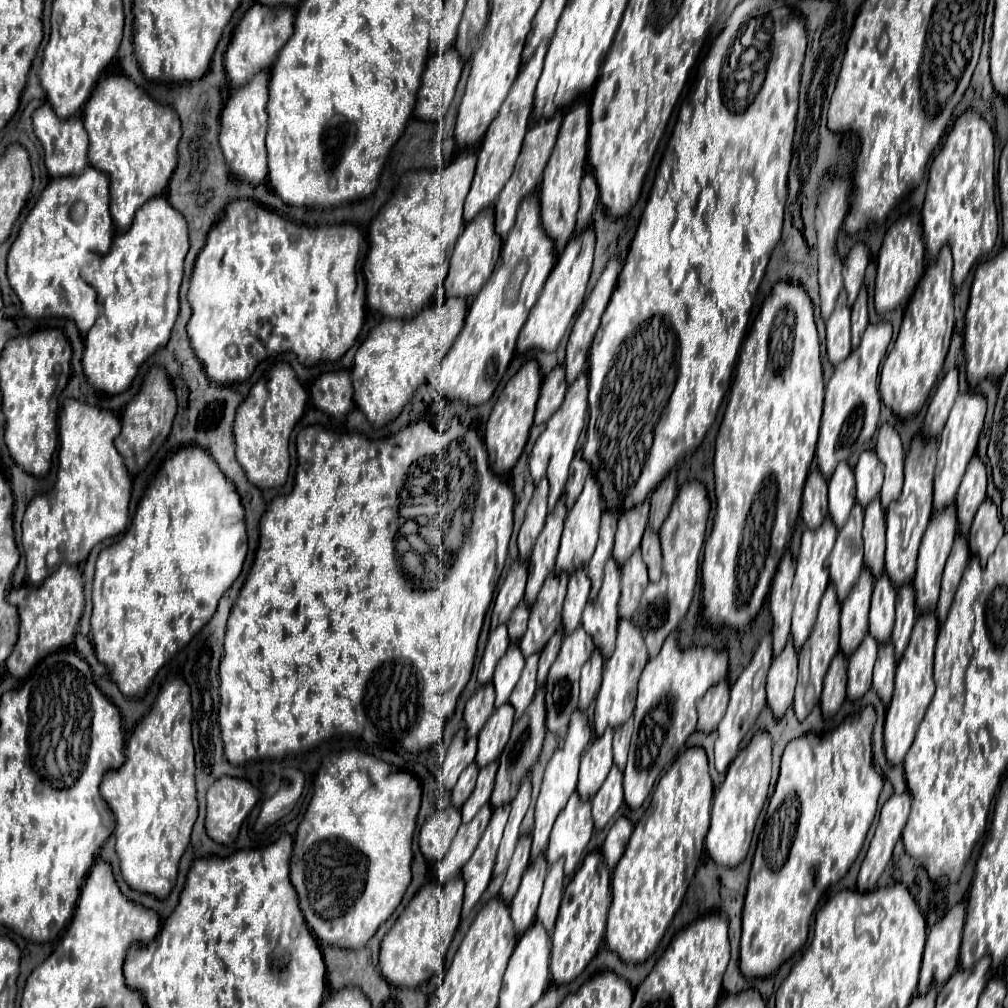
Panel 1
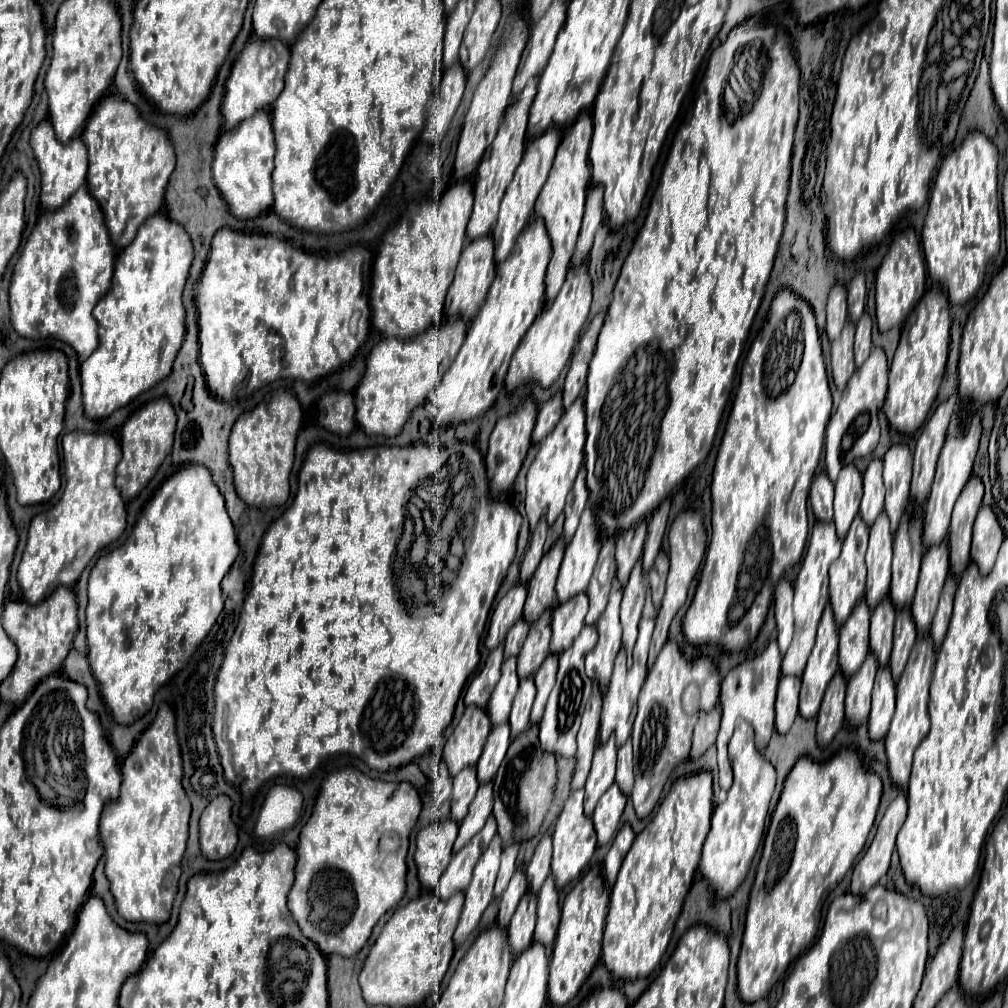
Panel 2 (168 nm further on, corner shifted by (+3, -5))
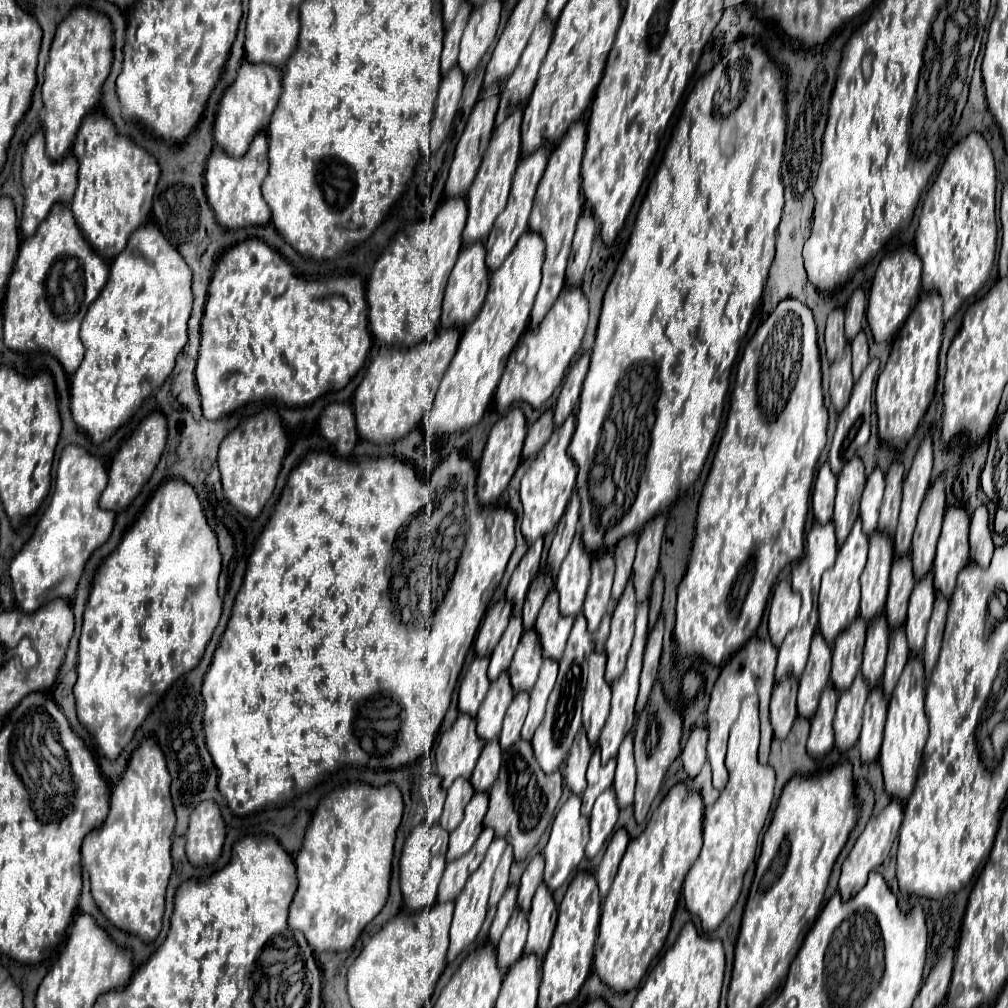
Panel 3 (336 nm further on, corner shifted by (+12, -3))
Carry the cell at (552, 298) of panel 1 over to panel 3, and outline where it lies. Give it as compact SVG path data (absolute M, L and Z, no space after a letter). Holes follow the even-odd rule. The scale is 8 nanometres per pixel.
M569 286L563 288L543 322L535 330L527 330L517 348L511 352L505 372L499 380L497 394L495 394L495 404L499 412L505 412L513 402L527 402L533 408L539 408L561 384L573 356L577 354L581 346L581 338L585 334L589 310L587 310L587 298L581 292L579 286ZM523 350L523 358L517 360L517 352Z

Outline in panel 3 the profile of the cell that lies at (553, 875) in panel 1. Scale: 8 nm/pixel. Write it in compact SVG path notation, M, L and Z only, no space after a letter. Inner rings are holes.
M541 884L533 896L533 904L529 910L529 934L525 944L525 952L535 954L539 960L543 960L547 954L555 930L555 914L557 914L555 900L547 886Z

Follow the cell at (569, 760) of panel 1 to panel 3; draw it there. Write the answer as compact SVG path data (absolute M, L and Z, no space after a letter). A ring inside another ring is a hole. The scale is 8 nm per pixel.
M535 854L523 876L521 876L521 884L519 884L519 898L517 898L517 904L521 906L521 910L529 912L529 906L531 906L531 898L537 890L537 886L543 882L543 856L541 854Z

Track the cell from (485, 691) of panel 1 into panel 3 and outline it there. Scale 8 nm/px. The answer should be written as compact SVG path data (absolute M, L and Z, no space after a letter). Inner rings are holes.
M459 714L455 724L443 734L437 744L437 772L443 778L443 788L449 788L455 778L469 778L475 762L485 746L485 740L475 732L475 718Z

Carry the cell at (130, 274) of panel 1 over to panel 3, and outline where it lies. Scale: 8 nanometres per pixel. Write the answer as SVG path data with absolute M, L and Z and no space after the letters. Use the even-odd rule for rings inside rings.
M153 224L137 228L125 250L113 260L109 280L99 298L89 306L81 324L81 340L85 358L71 380L71 414L75 424L85 430L95 444L109 438L141 402L159 388L171 374L177 354L187 342L187 320L191 310L191 270L183 256L167 242L161 230Z

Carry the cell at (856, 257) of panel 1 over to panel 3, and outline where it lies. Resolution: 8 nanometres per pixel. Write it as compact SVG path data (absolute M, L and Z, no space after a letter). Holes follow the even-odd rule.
M857 288L845 306L845 336L847 336L847 340L853 340L857 336L857 330L861 330L863 314L865 314L865 294L861 288Z

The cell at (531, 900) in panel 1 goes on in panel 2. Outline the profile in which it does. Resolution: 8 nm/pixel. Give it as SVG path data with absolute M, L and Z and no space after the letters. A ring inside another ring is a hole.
M528 892L520 900L512 916L512 922L508 926L508 942L510 942L510 950L514 956L524 952L532 944L534 924L536 924L536 894Z

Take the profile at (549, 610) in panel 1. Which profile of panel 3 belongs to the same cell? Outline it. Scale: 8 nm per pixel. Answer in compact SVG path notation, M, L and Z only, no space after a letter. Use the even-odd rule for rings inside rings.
M535 630L525 632L515 650L513 662L509 666L509 678L511 678L515 692L517 690L529 692L533 688L533 682L537 680L541 662L543 662L543 652L541 652L537 632Z

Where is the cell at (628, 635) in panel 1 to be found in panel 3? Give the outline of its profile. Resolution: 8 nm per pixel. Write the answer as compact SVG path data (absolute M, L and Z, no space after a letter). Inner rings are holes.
M647 602L639 604L637 608L637 620L635 620L635 638L633 638L633 646L631 646L631 652L627 656L627 664L625 664L625 670L623 674L611 684L611 690L613 690L613 700L611 700L611 712L609 712L609 718L601 730L601 736L599 736L599 750L601 750L601 760L607 762L611 758L617 756L617 748L623 740L623 736L633 728L633 722L635 722L635 700L637 700L637 690L639 690L639 674L641 674L641 660L643 660L643 648L645 648L645 642L647 642L647 630L649 630L649 624L647 624Z

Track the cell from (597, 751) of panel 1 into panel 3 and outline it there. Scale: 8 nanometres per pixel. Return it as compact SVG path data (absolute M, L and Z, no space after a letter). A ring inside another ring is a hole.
M595 750L587 768L587 790L583 792L583 806L581 806L583 816L591 814L591 808L597 796L613 784L613 774L615 774L615 760L601 764L599 750Z

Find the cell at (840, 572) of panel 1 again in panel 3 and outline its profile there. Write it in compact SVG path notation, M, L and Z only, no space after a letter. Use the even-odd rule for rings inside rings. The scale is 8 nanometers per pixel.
M857 520L845 544L839 548L835 566L823 574L819 590L819 630L829 644L833 644L837 634L841 634L841 630L845 630L845 626L849 626L849 622L853 622L853 618L859 614L859 576L865 568L867 546L869 538L861 532L861 522Z

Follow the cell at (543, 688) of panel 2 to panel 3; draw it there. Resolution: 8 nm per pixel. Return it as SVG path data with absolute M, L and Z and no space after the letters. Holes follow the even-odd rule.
M545 658L543 666L539 670L539 678L537 678L533 690L529 692L531 694L531 706L529 706L529 712L527 712L523 730L521 730L523 740L529 740L533 736L535 728L539 726L539 722L543 718L547 698L549 698L549 694L553 690L553 684L555 684L555 676L557 676L557 662Z

